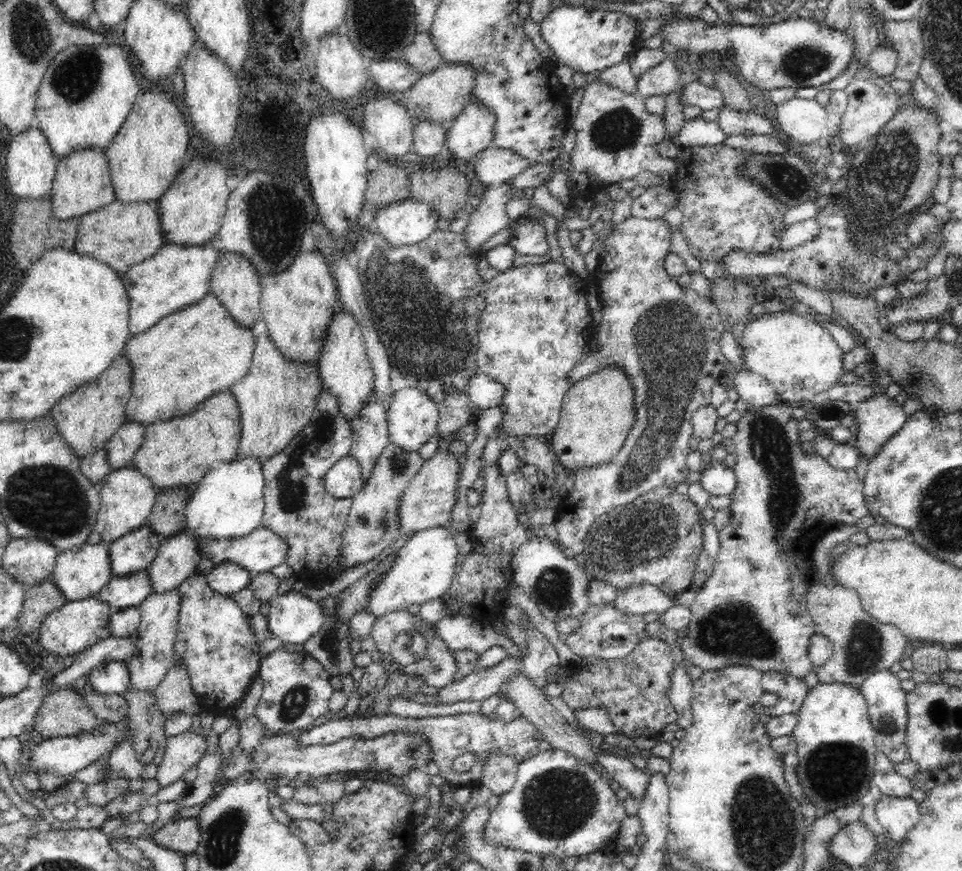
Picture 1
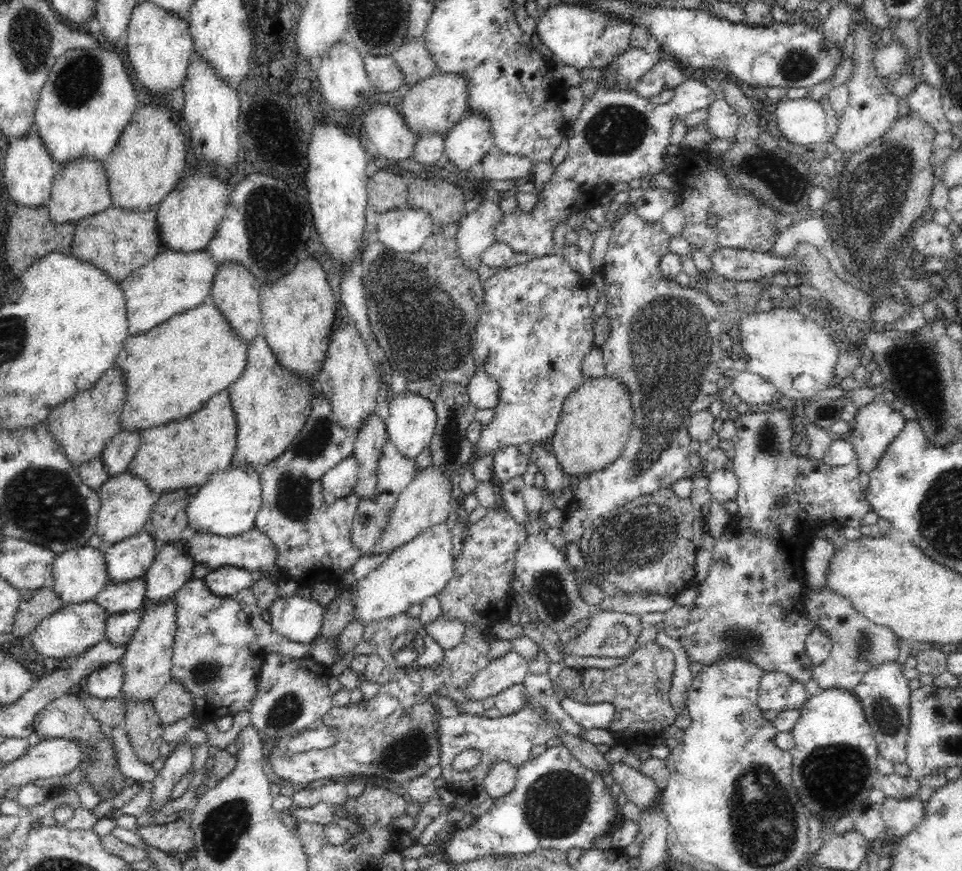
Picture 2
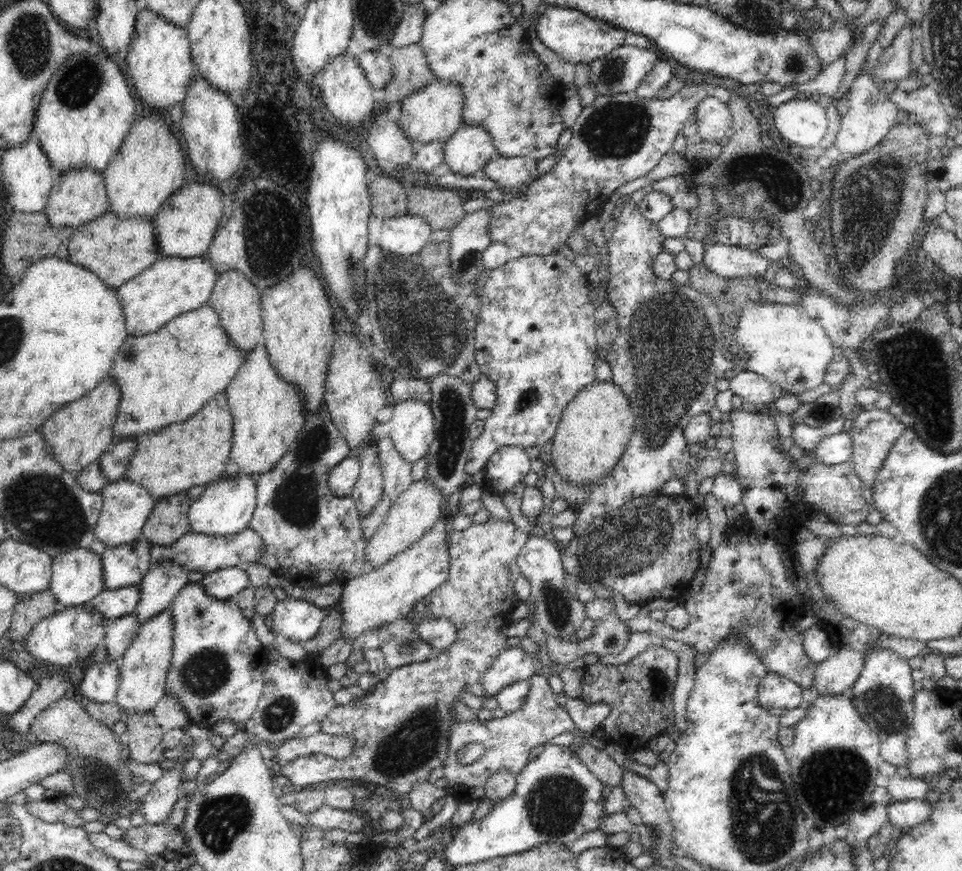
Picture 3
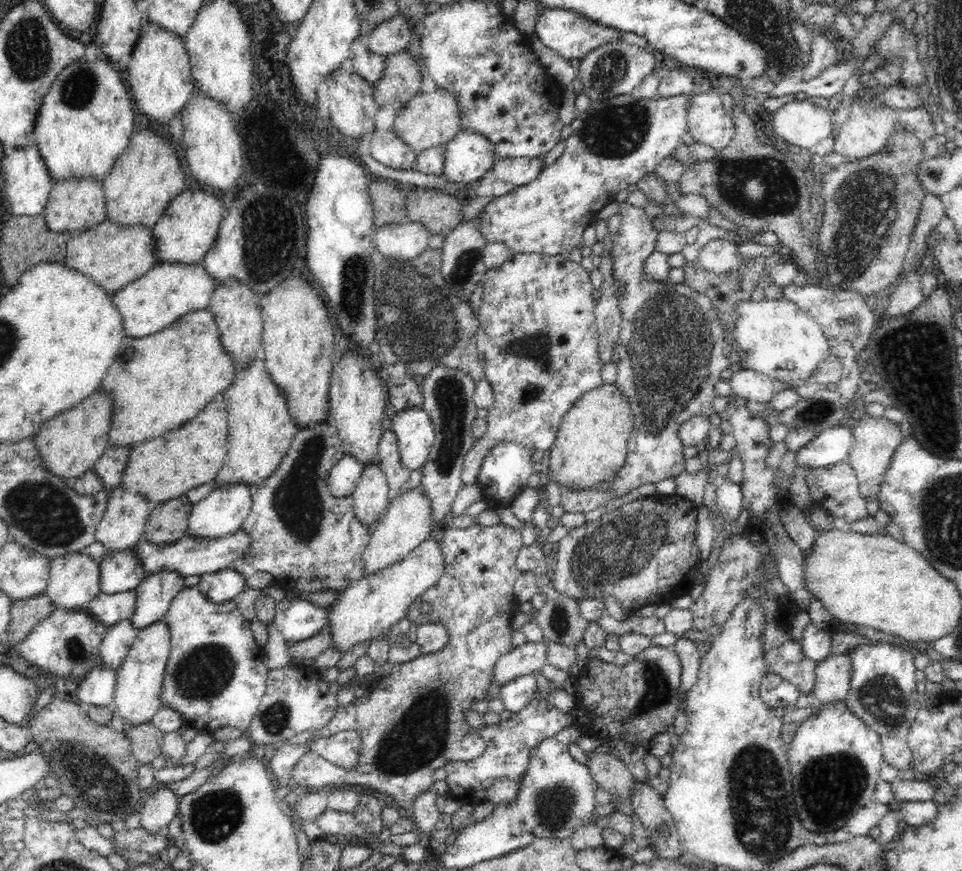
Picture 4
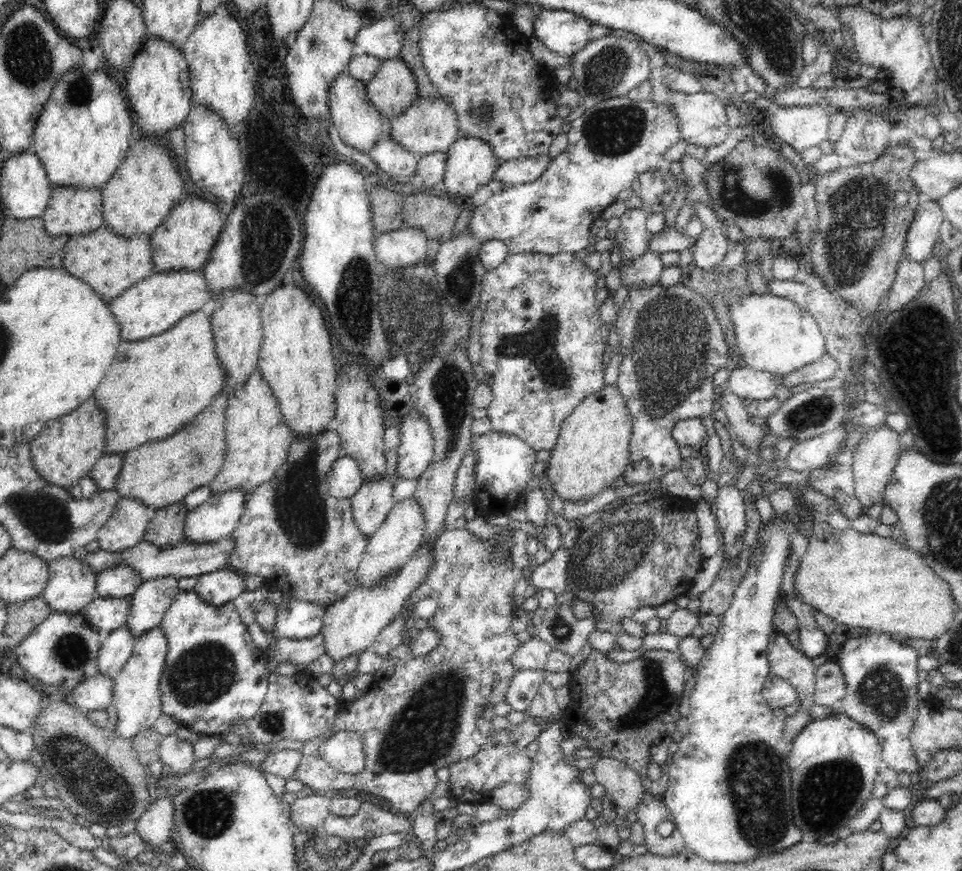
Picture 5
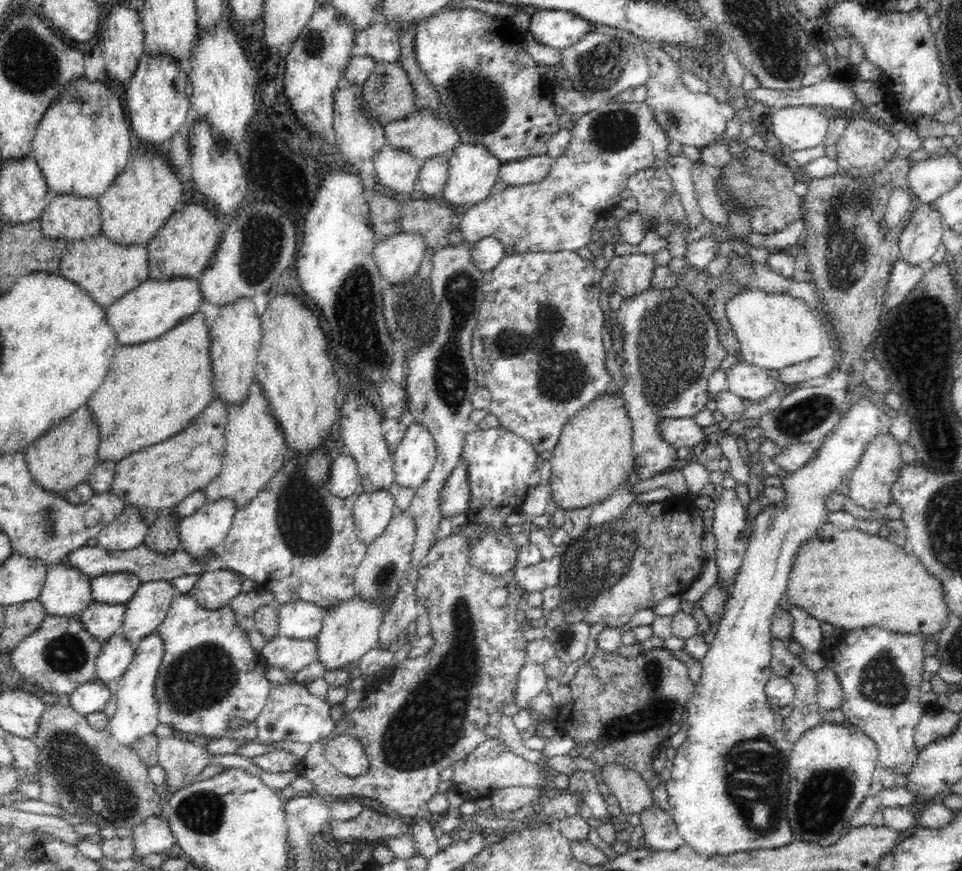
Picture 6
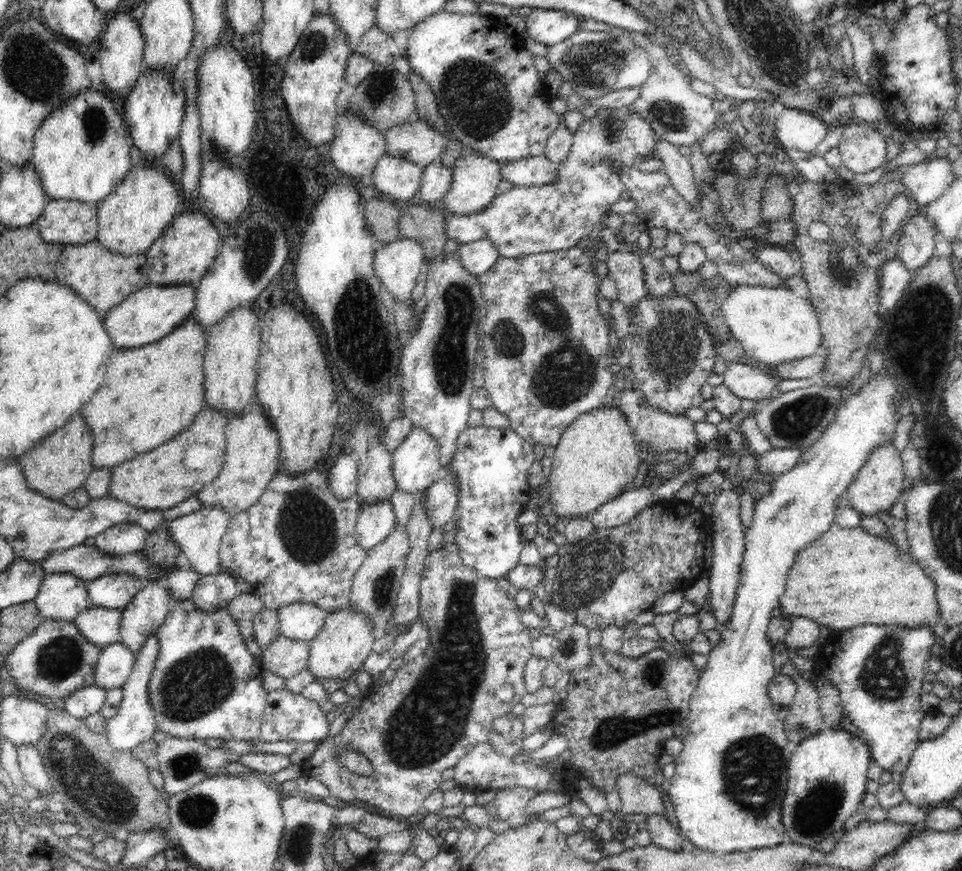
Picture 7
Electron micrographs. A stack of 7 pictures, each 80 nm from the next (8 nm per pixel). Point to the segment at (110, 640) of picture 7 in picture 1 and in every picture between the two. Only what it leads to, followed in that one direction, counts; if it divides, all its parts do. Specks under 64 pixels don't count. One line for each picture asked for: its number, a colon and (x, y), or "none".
1: (121, 592)
2: (117, 597)
3: (113, 604)
4: (109, 609)
5: (104, 614)
6: (103, 621)

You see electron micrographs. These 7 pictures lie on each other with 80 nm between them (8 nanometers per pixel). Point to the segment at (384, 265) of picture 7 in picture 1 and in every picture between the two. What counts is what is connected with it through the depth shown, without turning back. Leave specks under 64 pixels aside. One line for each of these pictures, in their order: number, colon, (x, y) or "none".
1: (405, 223)
2: (405, 230)
3: (407, 235)
4: (404, 241)
5: (402, 247)
6: (398, 257)

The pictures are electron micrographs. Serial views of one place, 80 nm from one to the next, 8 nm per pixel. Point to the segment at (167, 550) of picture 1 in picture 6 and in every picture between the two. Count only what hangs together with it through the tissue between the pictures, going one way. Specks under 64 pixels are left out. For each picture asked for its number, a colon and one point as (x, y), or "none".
2: (172, 568)
3: (160, 585)
4: (154, 594)
5: (150, 601)
6: (148, 608)

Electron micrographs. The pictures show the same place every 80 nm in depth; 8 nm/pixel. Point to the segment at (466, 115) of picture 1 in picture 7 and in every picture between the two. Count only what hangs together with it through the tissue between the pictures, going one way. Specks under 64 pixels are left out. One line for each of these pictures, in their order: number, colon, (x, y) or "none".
2: (470, 140)
3: (471, 148)
4: (468, 157)
5: (471, 163)
6: (473, 172)
7: (475, 182)

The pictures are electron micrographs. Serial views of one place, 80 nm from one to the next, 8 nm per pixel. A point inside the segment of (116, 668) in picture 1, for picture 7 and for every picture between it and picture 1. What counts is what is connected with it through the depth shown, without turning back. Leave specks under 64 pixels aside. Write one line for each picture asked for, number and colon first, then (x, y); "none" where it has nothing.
2: (105, 683)
3: (100, 683)
4: (97, 688)
5: (96, 693)
6: (92, 696)
7: (88, 700)

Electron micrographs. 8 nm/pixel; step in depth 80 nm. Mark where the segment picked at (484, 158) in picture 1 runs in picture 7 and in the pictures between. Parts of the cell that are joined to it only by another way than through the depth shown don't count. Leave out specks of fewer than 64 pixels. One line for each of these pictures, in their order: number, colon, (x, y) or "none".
2: (498, 166)
3: (509, 172)
4: (517, 171)
5: (520, 171)
6: (529, 170)
7: (534, 171)

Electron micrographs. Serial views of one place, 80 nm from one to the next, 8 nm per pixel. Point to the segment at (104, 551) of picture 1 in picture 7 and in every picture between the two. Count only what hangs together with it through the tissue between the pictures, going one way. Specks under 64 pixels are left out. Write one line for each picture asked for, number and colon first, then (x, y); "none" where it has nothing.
2: (79, 574)
3: (77, 575)
4: (74, 579)
5: (71, 586)
6: (66, 592)
7: (62, 597)

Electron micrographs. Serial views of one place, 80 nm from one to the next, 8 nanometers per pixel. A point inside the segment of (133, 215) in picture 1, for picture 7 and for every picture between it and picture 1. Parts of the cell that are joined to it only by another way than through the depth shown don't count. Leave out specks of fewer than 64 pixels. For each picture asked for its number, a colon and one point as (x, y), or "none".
2: (118, 241)
3: (116, 250)
4: (112, 256)
5: (110, 264)
6: (106, 270)
7: (103, 279)

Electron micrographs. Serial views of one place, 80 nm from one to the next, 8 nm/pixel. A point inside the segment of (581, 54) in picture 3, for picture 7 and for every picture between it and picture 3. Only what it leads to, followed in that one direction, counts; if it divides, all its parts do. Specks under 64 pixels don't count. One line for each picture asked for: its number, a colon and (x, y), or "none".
4: (571, 35)
5: (564, 32)
6: (558, 29)
7: (548, 27)

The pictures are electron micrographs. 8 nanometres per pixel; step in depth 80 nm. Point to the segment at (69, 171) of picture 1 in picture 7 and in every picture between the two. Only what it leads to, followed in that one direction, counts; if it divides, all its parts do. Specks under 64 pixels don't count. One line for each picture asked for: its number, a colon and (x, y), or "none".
2: (81, 189)
3: (79, 196)
4: (76, 204)
5: (71, 211)
6: (69, 217)
7: (66, 222)

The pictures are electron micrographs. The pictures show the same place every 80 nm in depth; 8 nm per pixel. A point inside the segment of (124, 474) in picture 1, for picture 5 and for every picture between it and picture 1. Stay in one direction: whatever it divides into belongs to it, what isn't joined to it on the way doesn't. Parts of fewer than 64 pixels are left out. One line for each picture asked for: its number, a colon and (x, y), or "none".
2: (126, 501)
3: (126, 507)
4: (123, 523)
5: (126, 527)

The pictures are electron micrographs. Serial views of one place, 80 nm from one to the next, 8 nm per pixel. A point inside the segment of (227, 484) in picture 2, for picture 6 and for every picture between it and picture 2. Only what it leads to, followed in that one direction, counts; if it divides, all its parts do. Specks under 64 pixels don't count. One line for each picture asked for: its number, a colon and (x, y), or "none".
3: (225, 508)
4: (220, 513)
5: (215, 518)
6: (200, 532)

